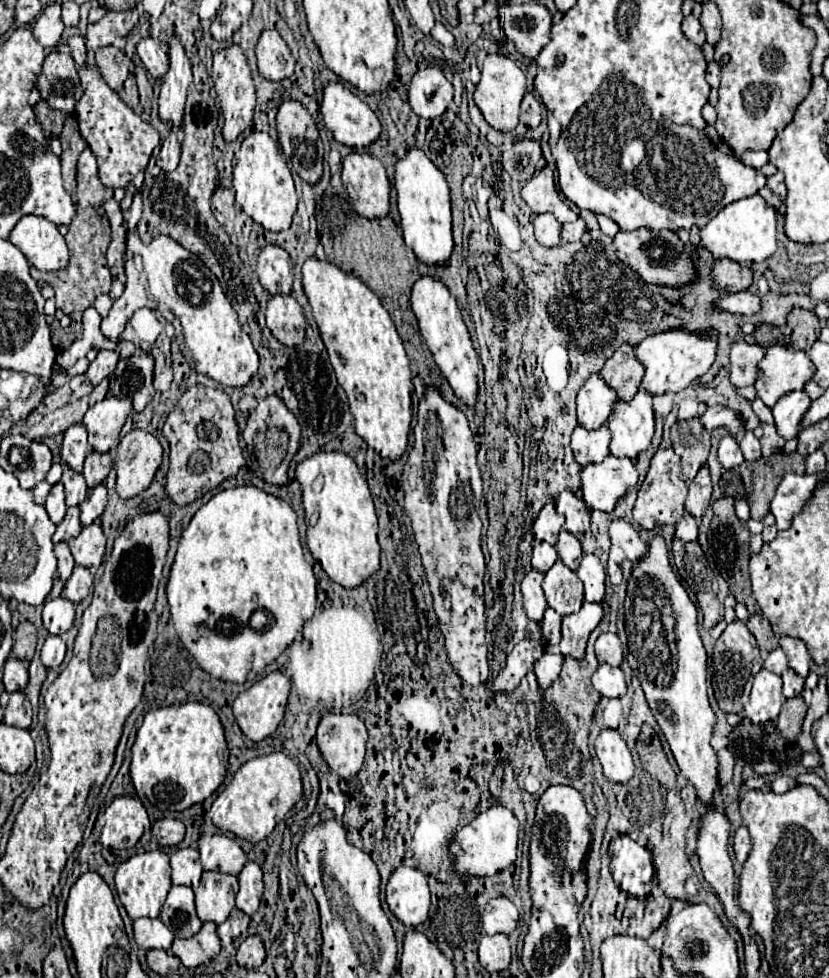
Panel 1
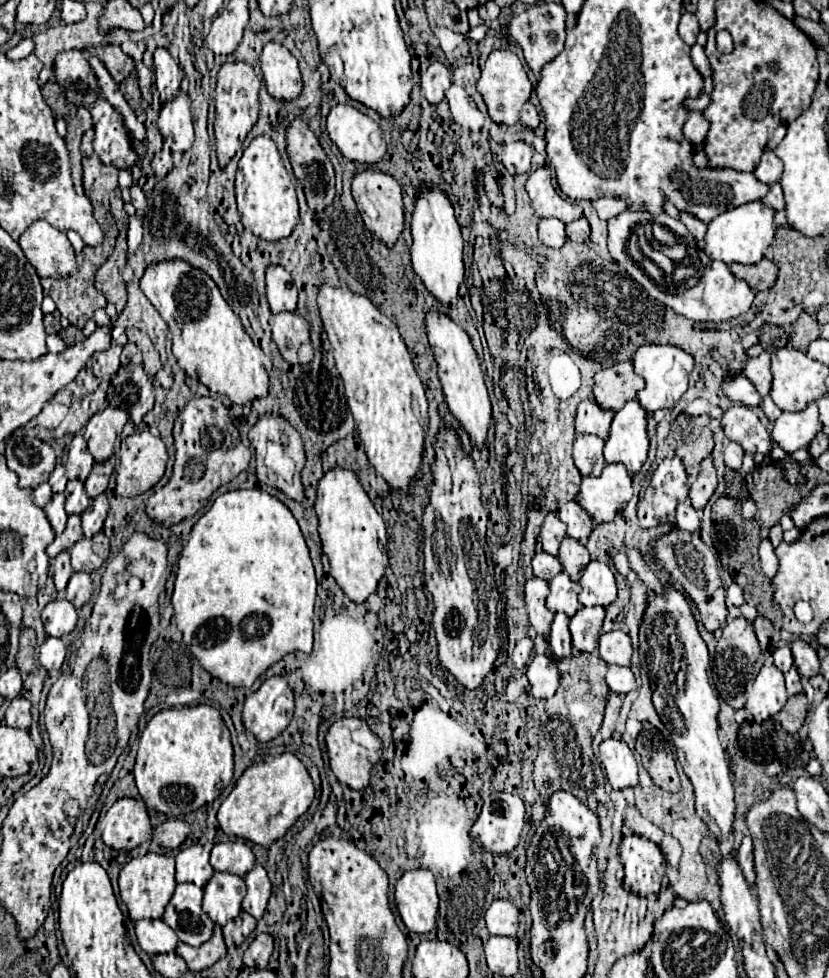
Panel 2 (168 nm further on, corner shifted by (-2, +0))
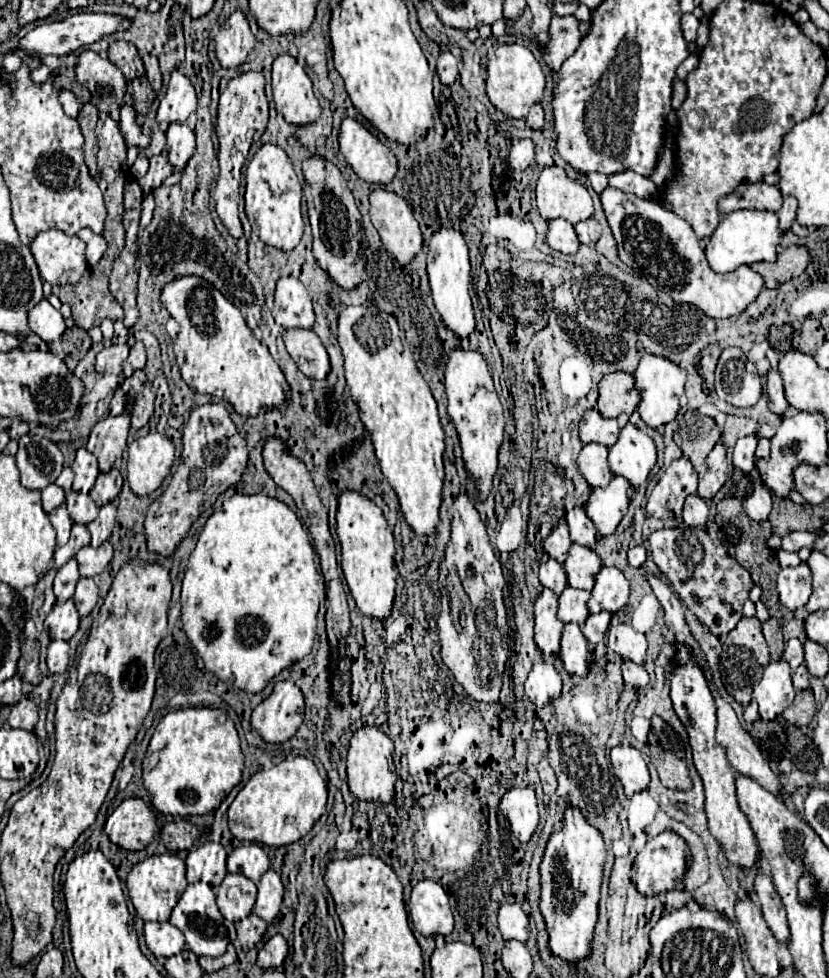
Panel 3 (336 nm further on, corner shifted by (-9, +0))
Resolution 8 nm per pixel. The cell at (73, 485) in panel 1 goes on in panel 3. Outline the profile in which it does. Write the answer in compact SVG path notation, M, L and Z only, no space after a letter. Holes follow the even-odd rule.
M69 492L67 494L67 510L73 522L77 524L89 524L99 514L99 508L89 498L89 494L83 492Z

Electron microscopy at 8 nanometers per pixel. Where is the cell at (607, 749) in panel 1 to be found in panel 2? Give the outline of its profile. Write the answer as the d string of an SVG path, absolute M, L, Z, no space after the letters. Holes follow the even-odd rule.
M606 738L600 744L600 760L614 790L638 784L638 766L632 750L624 740Z

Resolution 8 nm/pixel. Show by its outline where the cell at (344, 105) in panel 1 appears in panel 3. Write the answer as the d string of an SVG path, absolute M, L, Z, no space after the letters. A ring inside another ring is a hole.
M345 118L339 130L339 146L353 172L369 184L389 184L397 174L395 154L377 136L353 118Z

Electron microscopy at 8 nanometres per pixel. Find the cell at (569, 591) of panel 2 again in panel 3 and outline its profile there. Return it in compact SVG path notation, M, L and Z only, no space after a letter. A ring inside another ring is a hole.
M567 586L563 590L563 594L559 596L559 620L561 622L575 622L579 626L585 624L587 616L589 616L589 610L587 610L587 600L591 598L591 594L587 590L577 590L577 588L571 588Z

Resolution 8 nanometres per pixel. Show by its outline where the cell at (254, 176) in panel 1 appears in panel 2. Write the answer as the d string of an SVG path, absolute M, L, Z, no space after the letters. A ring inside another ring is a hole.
M256 136L250 142L240 158L235 178L235 196L244 226L266 240L288 238L298 224L298 200L292 180L270 136Z

